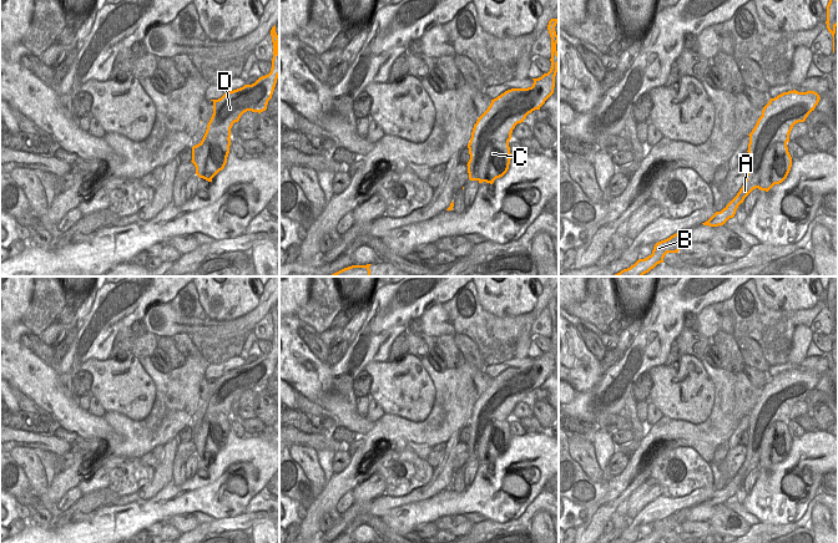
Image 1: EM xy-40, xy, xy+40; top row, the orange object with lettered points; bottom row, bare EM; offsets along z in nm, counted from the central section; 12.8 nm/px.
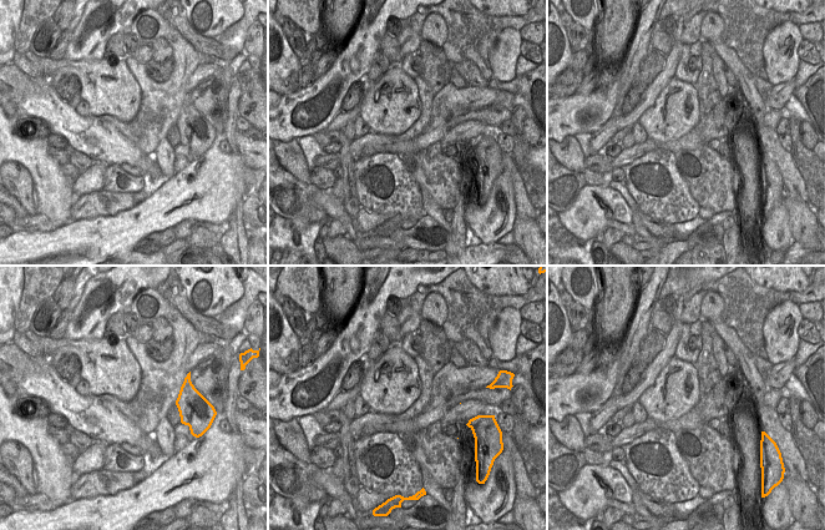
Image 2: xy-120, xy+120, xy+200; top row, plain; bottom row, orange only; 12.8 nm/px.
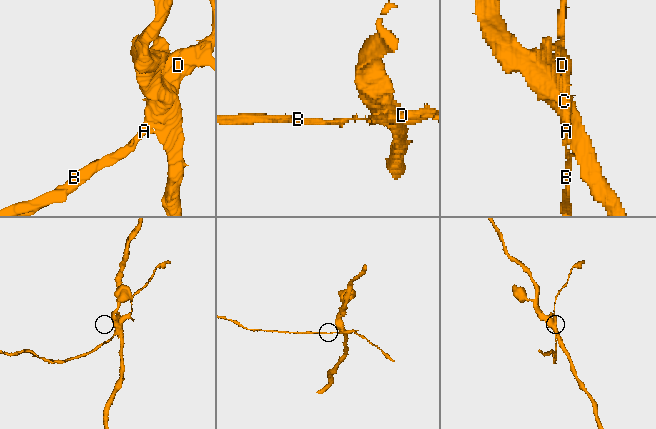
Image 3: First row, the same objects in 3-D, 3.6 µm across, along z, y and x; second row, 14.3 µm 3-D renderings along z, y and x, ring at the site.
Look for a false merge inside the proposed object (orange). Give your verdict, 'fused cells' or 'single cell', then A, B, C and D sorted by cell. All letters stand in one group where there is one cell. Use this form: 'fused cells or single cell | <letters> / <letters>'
fused cells | A B D / C

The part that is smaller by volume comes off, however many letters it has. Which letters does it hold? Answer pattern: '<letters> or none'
A, B, D

